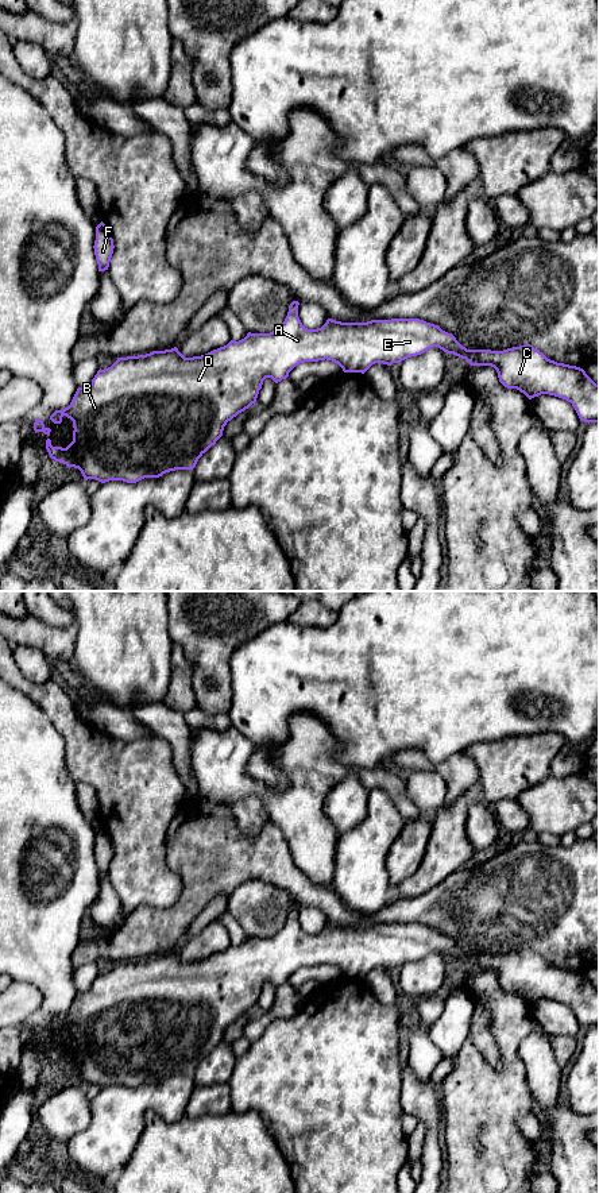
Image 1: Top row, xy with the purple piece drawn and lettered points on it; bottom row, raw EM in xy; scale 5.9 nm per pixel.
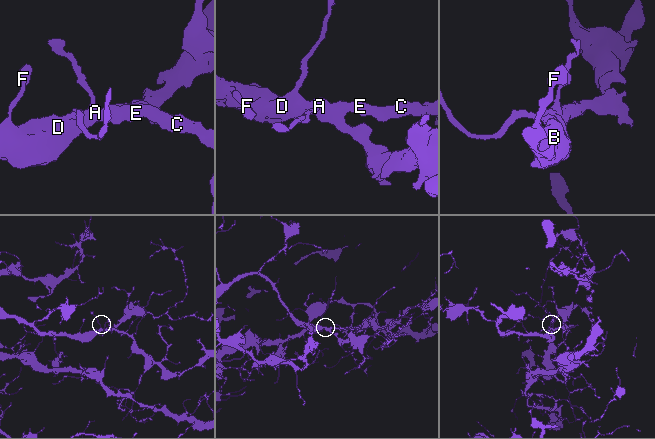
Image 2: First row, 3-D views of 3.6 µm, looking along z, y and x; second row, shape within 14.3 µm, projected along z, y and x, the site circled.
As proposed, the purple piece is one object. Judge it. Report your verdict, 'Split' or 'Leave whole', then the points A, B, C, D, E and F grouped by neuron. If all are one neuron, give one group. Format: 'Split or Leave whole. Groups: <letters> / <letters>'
Leave whole. Groups: A B C D E F

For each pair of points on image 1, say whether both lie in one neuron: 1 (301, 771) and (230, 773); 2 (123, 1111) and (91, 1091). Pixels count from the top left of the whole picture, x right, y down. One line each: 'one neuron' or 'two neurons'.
1: one neuron
2: two neurons

